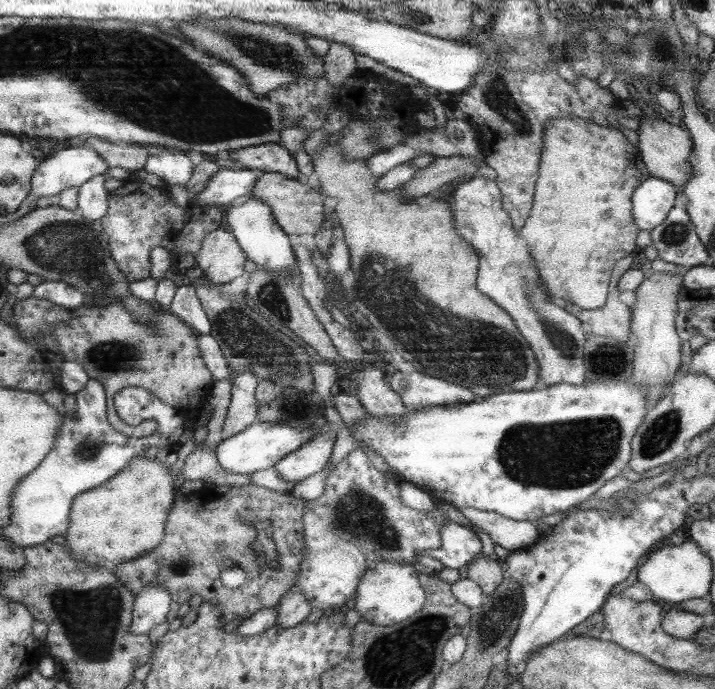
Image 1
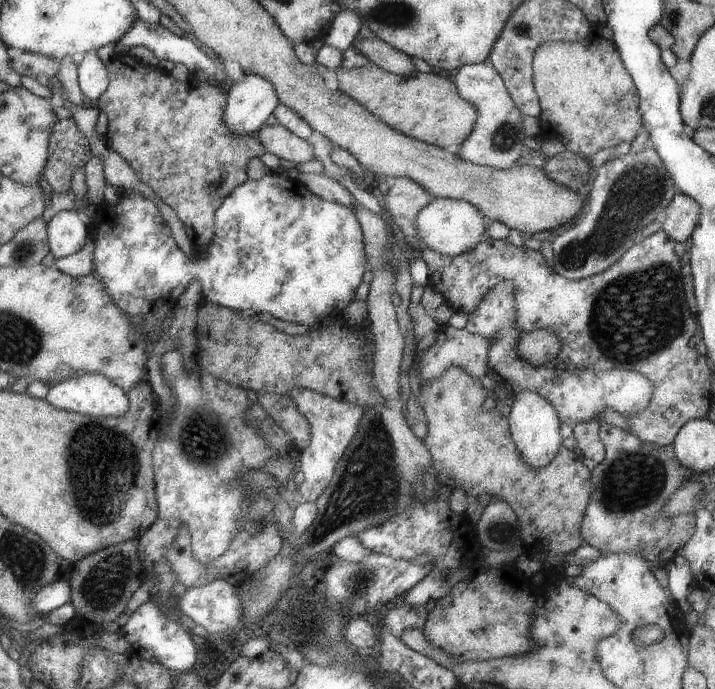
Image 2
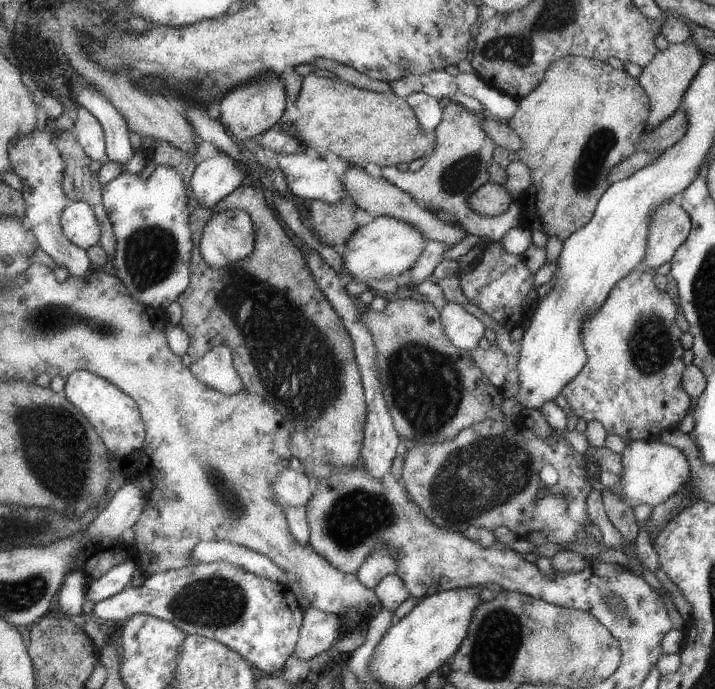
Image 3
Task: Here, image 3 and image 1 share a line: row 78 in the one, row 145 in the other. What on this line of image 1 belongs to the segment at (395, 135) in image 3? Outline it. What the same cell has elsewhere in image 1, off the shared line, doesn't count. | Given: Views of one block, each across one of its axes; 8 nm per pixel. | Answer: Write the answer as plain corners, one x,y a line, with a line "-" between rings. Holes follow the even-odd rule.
317,129
306,132
306,137
303,142
303,150
313,163
313,170
319,179
319,190
321,190
322,197
331,196
337,198
338,201
334,206
334,212
336,213
336,219
339,226
341,226
341,232
343,232
344,242
348,249
348,255
350,263
348,268
353,273
353,284
349,292
349,302
355,306
355,310
367,320
365,326
369,324
369,328
375,330
377,334
389,338
393,342
393,350
397,352
403,360
407,360
417,372
421,374
427,374
427,376
433,376
433,378
441,378
445,382
449,382
449,374
451,374
451,384
457,384
457,386
463,386
467,388
469,392
473,392
475,396
491,396
491,394
501,394
501,392
513,392
513,390
531,390
537,380
539,380
538,362
534,357
534,351
530,348
528,342
523,338
523,335
517,330
517,325
514,320
506,313
499,305
496,305
490,297
485,296
482,292
479,292
477,287
478,278
478,266
479,259
478,253
471,248
471,245
464,241
454,228
454,213
453,206
449,202
442,200
439,196
435,195
421,195
418,197
411,197
408,199
402,194
401,187
395,187
393,190
380,191
376,189
376,184
379,180
379,175
374,175
365,164
365,160
343,160
342,153
339,152
339,148
336,144
332,147
327,144
327,138
330,134
323,131
323,129

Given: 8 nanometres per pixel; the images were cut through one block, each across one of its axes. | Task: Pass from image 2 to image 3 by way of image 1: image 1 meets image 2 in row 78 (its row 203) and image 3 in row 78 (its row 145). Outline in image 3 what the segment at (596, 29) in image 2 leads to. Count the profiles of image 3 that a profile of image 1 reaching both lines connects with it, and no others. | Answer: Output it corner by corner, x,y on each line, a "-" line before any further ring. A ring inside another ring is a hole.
565,56
563,59
551,63
550,67
542,77
541,83
530,94
523,99
517,100
518,104
511,118
505,123
506,126
518,137
520,149
515,152
515,160
526,165
531,180
531,186
537,191
532,199
520,199
521,213
525,217
526,225
530,231
537,230
547,237
556,237
565,241
570,235
581,229
593,218
594,209
598,201
602,199
603,192
609,187
609,175
615,164
622,163
633,152
638,150
638,144
645,130
646,120
649,116
648,98
637,80
633,80
624,71
614,70
605,62
587,59
581,56

